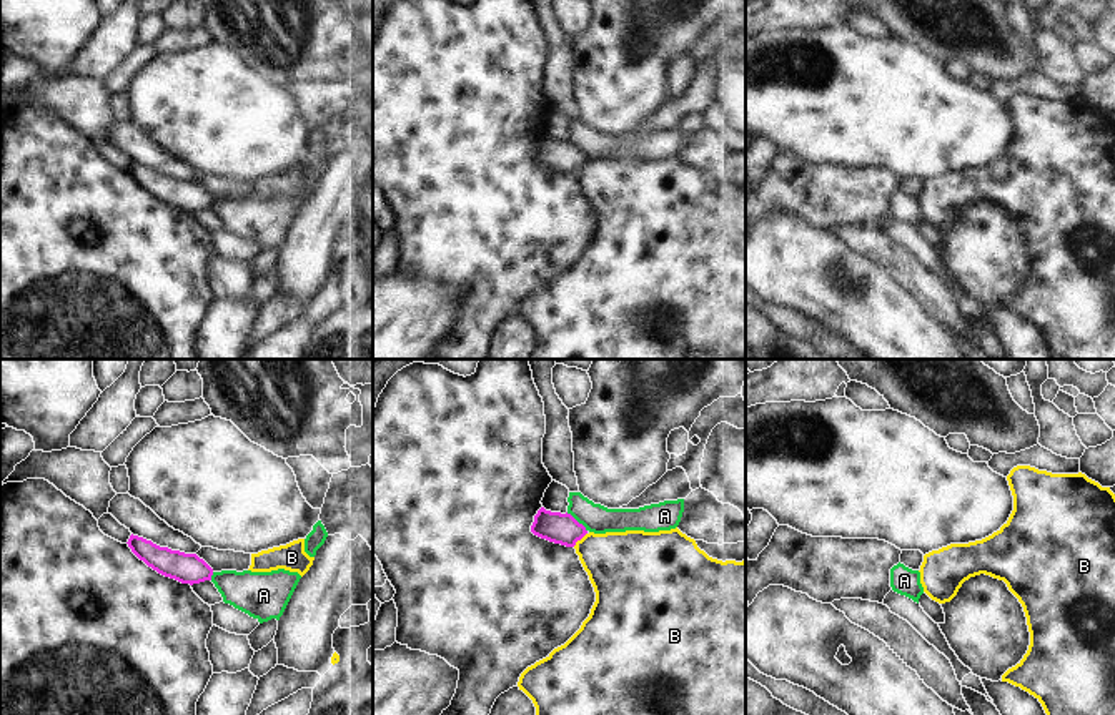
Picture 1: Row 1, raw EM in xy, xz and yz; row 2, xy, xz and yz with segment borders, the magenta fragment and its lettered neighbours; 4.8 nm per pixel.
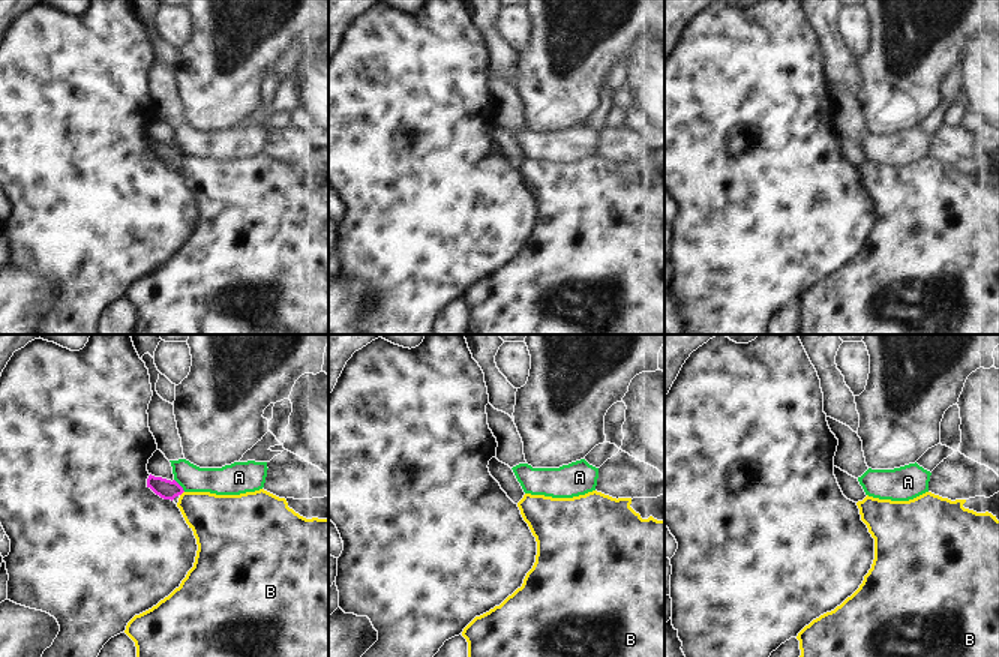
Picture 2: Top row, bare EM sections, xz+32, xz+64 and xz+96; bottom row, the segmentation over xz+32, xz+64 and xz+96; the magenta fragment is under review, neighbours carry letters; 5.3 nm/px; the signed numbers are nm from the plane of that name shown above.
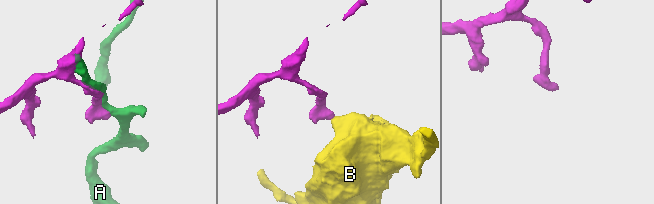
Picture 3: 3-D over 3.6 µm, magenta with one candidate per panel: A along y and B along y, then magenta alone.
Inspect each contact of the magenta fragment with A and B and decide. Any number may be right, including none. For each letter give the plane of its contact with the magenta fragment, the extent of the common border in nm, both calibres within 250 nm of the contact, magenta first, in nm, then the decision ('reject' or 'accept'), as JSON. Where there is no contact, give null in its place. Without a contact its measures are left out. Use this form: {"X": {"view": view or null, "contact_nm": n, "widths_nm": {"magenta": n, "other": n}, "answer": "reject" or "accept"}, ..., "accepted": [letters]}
{"A": {"view": "xz", "contact_nm": 140, "widths_nm": {"magenta": 150, "other": 140}, "answer": "reject"}, "B": {"view": "xz", "contact_nm": 100, "widths_nm": {"magenta": 150, "other": 340}, "answer": "reject"}, "accepted": []}

